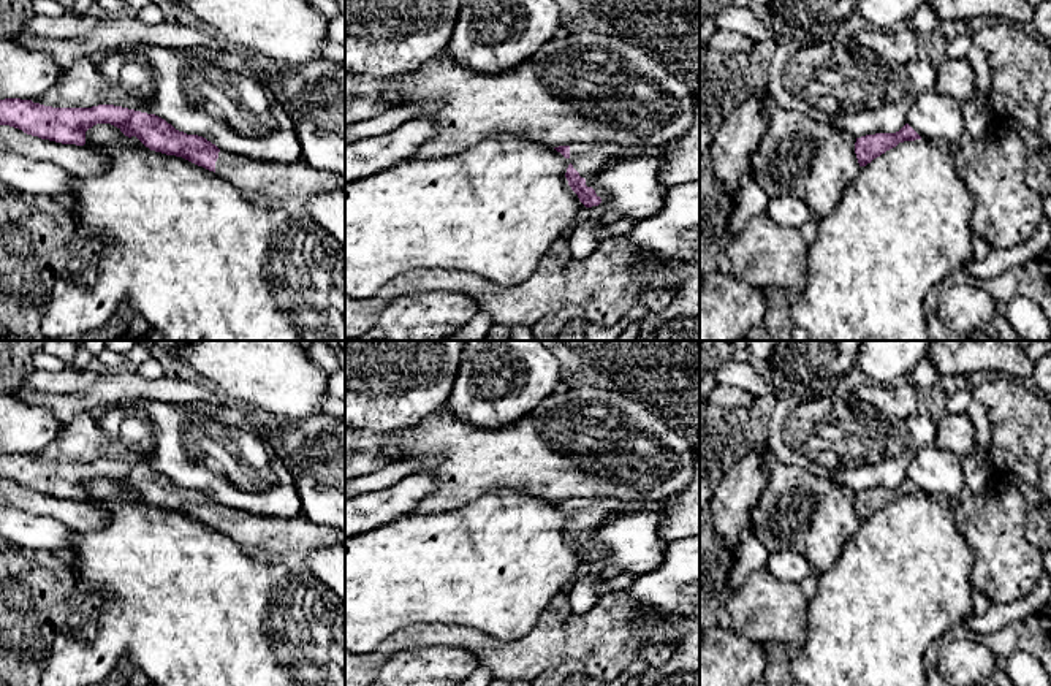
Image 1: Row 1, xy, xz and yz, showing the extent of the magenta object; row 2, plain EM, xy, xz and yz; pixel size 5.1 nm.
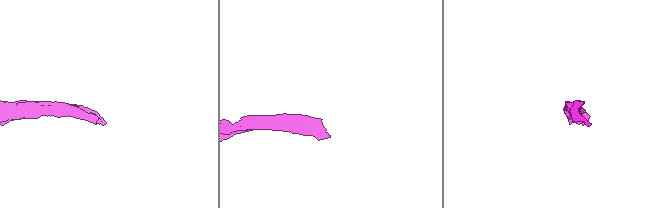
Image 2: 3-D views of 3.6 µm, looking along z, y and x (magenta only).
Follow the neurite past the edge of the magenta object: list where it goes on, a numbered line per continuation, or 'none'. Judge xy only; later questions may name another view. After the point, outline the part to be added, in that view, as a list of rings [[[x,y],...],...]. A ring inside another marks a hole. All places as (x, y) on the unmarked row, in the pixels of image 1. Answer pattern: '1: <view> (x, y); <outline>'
1: xy (276, 536); [[[225,505],[218,507],[215,528],[247,551],[286,555],[345,543],[345,532],[320,526],[305,516],[283,520],[255,516]]]

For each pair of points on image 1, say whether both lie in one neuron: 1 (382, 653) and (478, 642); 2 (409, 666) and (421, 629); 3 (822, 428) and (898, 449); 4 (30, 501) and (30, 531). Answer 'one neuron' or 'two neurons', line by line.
1: one neuron
2: two neurons
3: one neuron
4: two neurons

